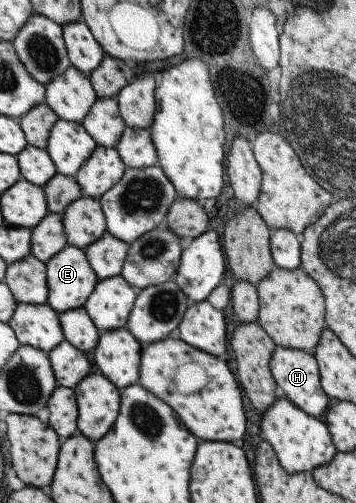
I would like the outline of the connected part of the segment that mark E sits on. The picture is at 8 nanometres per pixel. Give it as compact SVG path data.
M66 245L45 263L45 281L47 282L47 297L45 304L54 312L78 309L86 302L98 281L92 273L92 268L86 260L84 249Z

